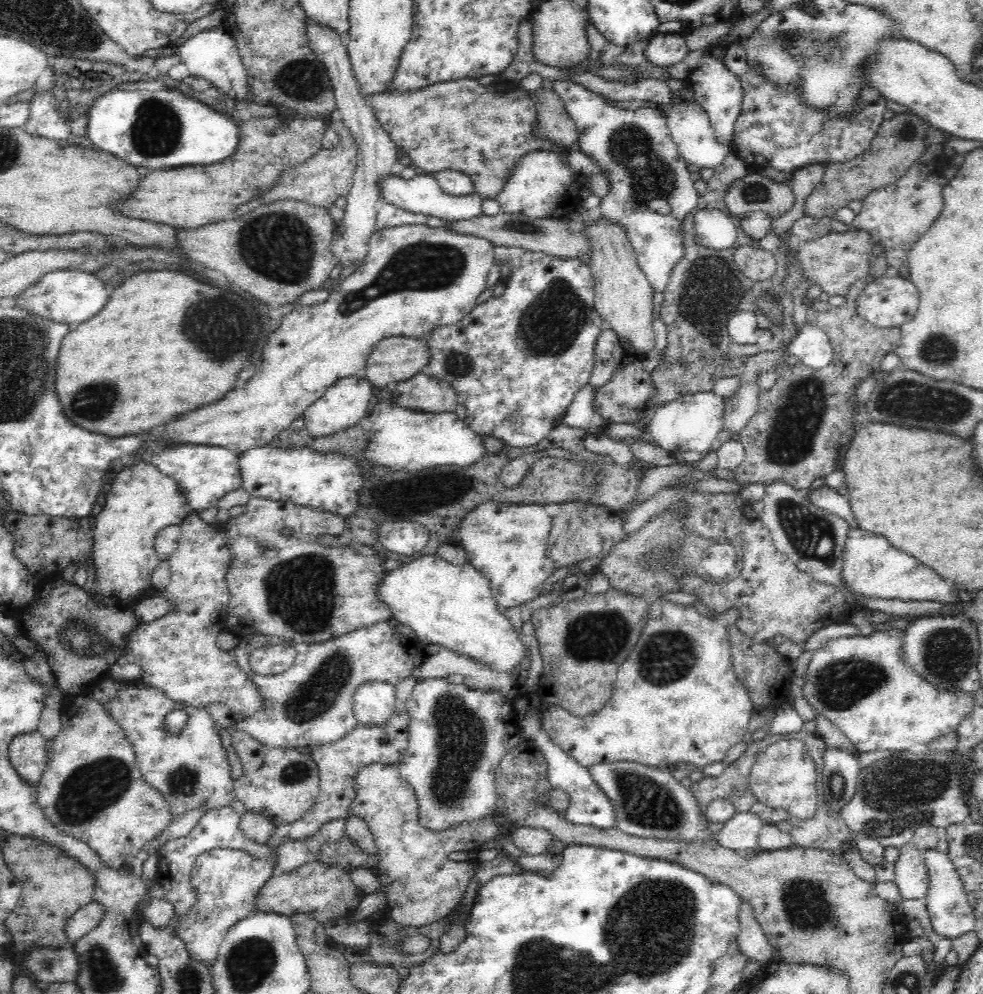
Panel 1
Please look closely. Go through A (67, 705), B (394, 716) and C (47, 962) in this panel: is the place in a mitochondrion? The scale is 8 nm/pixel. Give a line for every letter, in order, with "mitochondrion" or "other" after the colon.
A: other
B: other
C: mitochondrion

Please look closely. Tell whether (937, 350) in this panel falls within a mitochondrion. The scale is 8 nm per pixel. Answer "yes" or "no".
yes

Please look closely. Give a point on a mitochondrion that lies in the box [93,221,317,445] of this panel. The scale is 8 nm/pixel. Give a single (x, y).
(206, 324)

